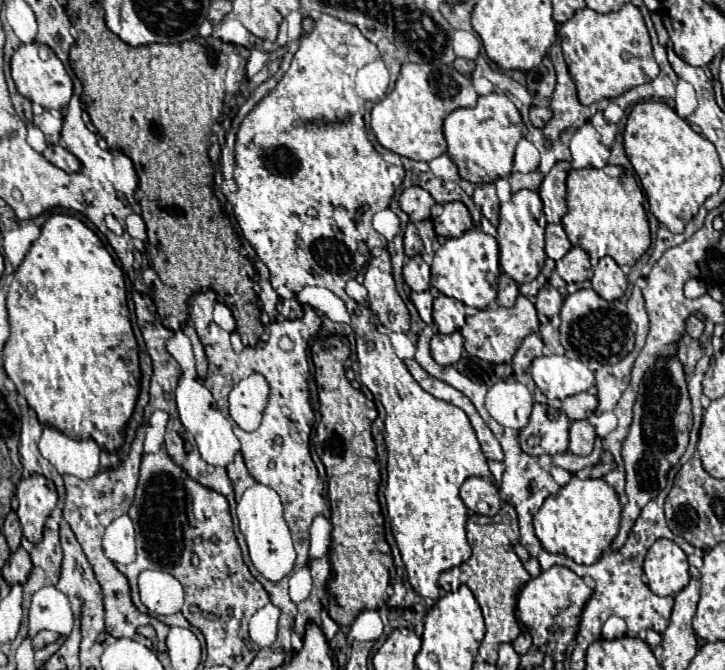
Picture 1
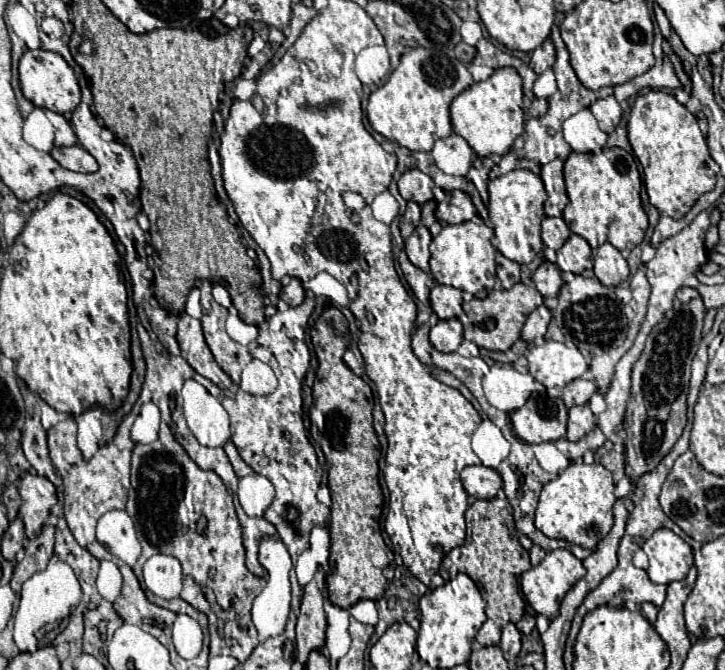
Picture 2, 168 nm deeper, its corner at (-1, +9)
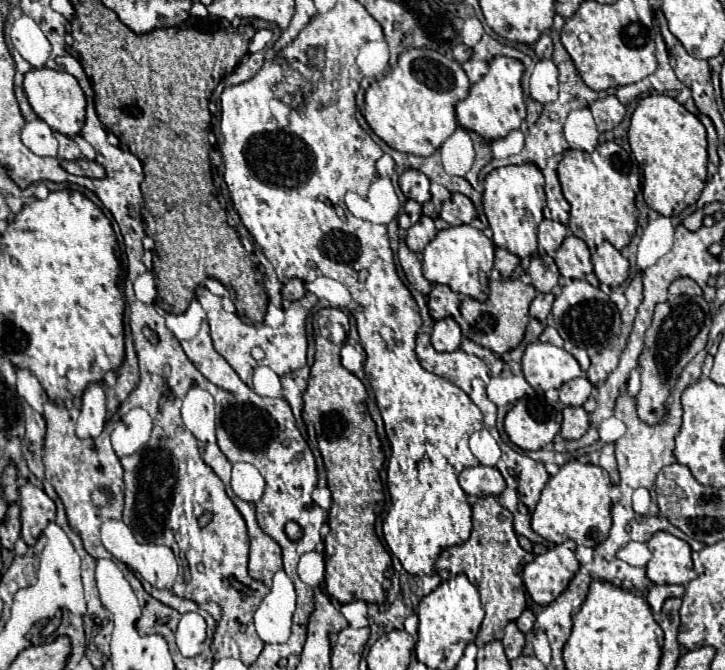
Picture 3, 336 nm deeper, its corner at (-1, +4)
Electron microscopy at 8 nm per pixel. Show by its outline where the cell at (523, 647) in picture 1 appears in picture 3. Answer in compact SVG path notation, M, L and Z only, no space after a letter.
M525 609L515 623L517 623L517 627L519 627L523 633L529 633L529 631L533 629L533 625L535 625L535 615L533 615L529 609Z

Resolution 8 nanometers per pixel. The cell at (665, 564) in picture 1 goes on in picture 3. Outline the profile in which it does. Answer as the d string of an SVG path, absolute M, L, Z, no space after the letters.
M655 533L647 547L651 559L647 563L647 577L655 585L687 585L697 577L691 561L691 547L671 533Z

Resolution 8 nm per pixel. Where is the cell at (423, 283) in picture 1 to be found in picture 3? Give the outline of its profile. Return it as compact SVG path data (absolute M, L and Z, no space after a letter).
M421 217L419 223L415 223L409 231L407 231L407 247L413 253L423 253L423 249L427 247L427 243L435 237L437 229L433 225L433 221L429 217Z

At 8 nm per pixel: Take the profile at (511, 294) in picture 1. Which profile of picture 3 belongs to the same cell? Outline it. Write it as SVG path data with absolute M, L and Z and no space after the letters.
M495 247L495 269L501 273L503 279L511 279L511 273L519 265L519 257L507 253L505 249Z

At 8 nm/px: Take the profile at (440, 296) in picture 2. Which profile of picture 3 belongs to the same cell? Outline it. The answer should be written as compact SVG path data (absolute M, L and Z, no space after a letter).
M435 285L431 289L431 293L427 295L427 307L429 307L429 315L439 321L439 319L447 319L453 317L455 321L463 321L461 313L459 313L459 305L461 299L457 293L453 293L449 287L445 285Z

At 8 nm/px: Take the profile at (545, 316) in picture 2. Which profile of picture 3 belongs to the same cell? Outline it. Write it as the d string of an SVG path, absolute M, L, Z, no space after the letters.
M537 293L537 297L531 303L531 317L535 317L537 321L545 321L547 315L551 313L553 299L555 297L551 293Z

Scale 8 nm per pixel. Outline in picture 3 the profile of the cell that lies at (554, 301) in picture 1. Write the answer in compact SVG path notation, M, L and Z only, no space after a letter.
M533 255L527 273L531 277L531 285L541 293L549 293L559 283L557 265L553 259L547 259L545 255Z

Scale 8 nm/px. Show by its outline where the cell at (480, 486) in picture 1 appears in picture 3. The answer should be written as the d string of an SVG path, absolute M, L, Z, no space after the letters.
M469 467L463 469L459 475L459 485L467 495L473 497L489 497L489 495L501 495L505 489L503 475L495 467Z

